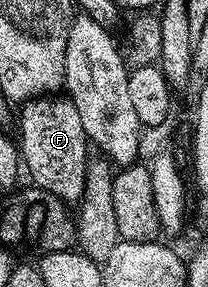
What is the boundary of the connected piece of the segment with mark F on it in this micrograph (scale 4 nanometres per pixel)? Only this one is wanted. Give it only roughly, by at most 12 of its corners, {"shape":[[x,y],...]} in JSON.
{"shape":[[61,93],[20,104],[37,189],[80,204],[91,155]]}

